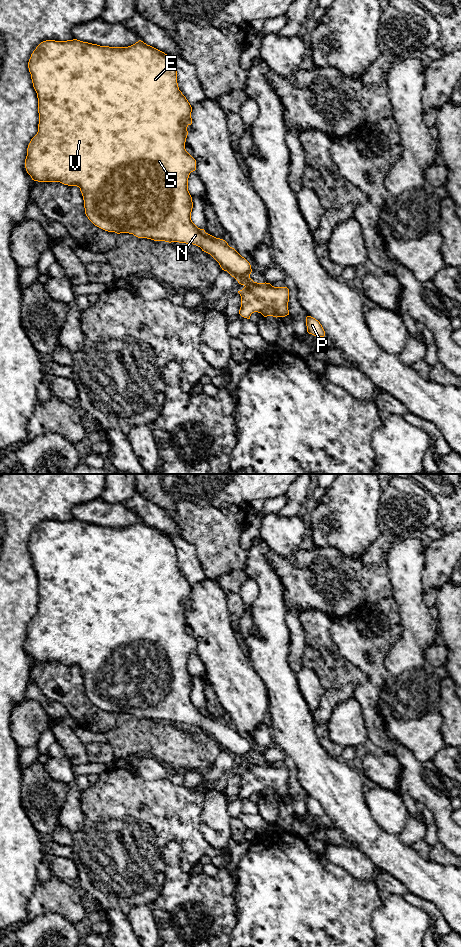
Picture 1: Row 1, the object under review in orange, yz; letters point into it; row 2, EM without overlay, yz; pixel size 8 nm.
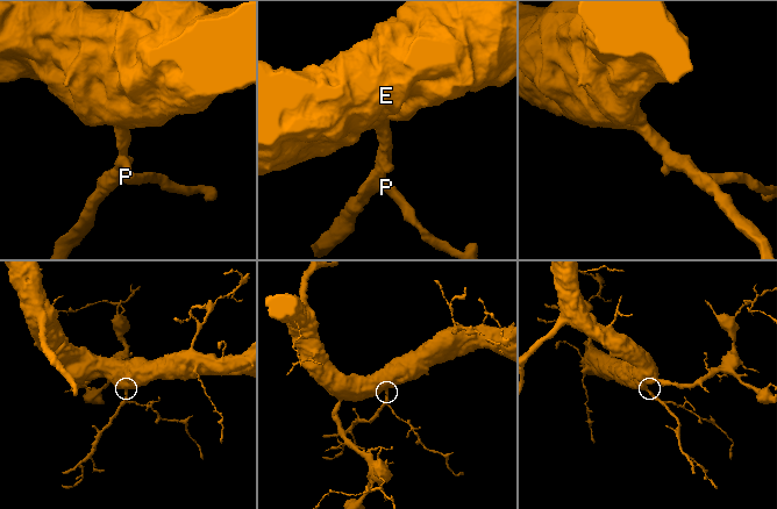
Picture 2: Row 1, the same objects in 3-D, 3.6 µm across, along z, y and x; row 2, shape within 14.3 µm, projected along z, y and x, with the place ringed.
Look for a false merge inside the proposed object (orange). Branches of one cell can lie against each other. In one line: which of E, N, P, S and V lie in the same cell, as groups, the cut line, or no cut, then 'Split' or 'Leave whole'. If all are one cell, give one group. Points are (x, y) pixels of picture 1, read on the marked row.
Groups: E N P S V. No split. Leave whole

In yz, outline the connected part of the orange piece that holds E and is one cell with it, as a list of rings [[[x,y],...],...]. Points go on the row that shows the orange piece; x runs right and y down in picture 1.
[[[77,39],[67,41],[46,40],[41,42],[31,54],[28,62],[29,72],[33,87],[38,98],[39,124],[38,132],[31,139],[25,159],[25,168],[32,180],[38,182],[60,182],[68,186],[77,186],[84,200],[85,214],[97,227],[108,231],[133,234],[138,238],[147,238],[154,241],[179,242],[193,244],[210,254],[239,284],[245,287],[238,291],[241,296],[239,314],[247,319],[254,312],[261,313],[264,317],[285,317],[289,315],[289,289],[287,287],[274,287],[270,283],[257,283],[250,278],[252,272],[250,263],[242,257],[234,248],[220,238],[216,238],[198,228],[191,220],[193,208],[192,197],[188,191],[188,178],[191,172],[196,170],[196,160],[186,151],[185,142],[188,135],[187,127],[192,124],[192,107],[186,97],[179,90],[177,83],[177,71],[170,57],[164,52],[147,45],[139,40],[128,47],[100,46]]]

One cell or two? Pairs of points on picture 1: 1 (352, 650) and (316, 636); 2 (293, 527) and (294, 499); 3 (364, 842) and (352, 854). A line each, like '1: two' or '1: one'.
1: two
2: two
3: two

